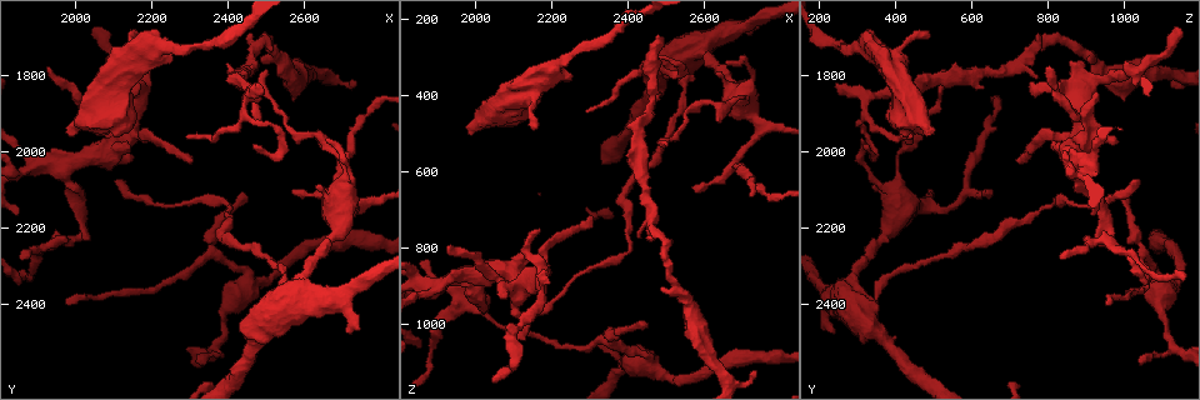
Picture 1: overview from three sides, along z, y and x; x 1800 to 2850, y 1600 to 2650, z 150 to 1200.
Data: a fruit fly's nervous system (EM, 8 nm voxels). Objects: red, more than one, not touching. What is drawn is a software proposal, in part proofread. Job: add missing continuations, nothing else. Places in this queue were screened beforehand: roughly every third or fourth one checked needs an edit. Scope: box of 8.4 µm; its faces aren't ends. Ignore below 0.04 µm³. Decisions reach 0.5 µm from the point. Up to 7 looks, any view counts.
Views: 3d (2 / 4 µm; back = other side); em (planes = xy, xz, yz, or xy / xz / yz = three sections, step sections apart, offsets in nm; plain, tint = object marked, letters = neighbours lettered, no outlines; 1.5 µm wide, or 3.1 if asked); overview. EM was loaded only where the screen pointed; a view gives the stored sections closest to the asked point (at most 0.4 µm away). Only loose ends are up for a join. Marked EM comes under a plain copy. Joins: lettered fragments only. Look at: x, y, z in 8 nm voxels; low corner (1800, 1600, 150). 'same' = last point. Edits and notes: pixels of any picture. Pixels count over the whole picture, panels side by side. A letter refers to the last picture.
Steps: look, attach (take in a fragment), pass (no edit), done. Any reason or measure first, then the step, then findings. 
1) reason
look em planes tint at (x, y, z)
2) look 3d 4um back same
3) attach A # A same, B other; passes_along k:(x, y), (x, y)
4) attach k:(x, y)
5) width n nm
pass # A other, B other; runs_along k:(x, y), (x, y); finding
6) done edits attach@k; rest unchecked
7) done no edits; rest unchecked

tapers out
look em planes letters at (2105, 2070, 1035)

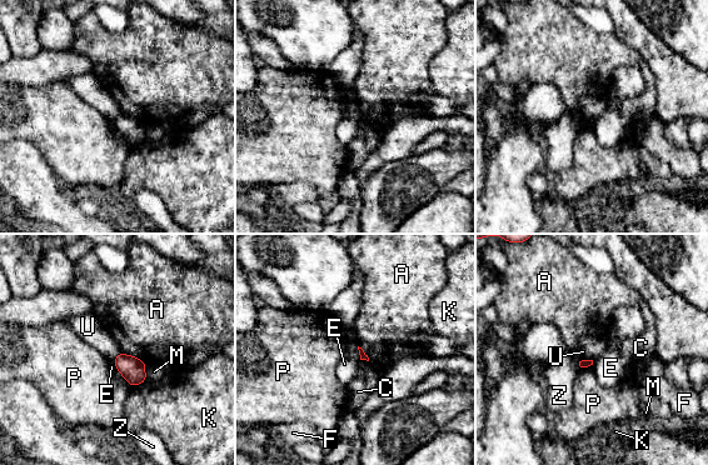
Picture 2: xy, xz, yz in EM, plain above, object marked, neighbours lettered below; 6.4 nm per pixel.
pass # A other, C other, E other, F other, K other, M other, P other, U other, Z other; border 2:(578, 358), (594, 359); none of them fits

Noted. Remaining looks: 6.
stops while still wide
look em planes letters at (1990, 1955, 500)

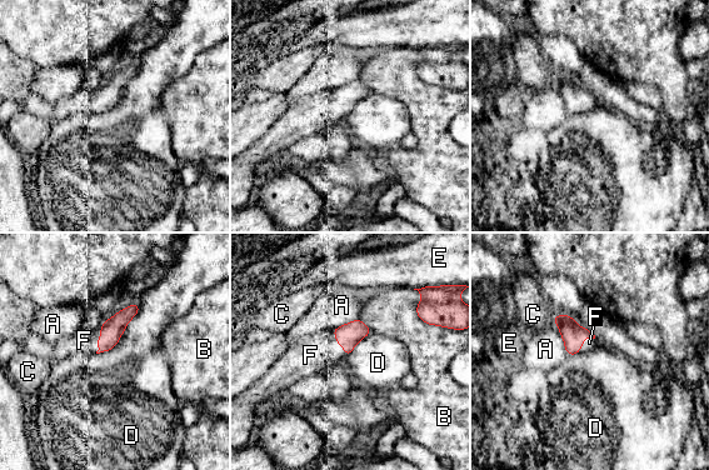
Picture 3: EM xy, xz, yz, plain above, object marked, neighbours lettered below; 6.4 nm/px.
attach F # A other, B other, C other, D other, E other, F same; it goes on there

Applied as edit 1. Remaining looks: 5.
branch stops here
look em planes letters at (1925, 1785, 790)

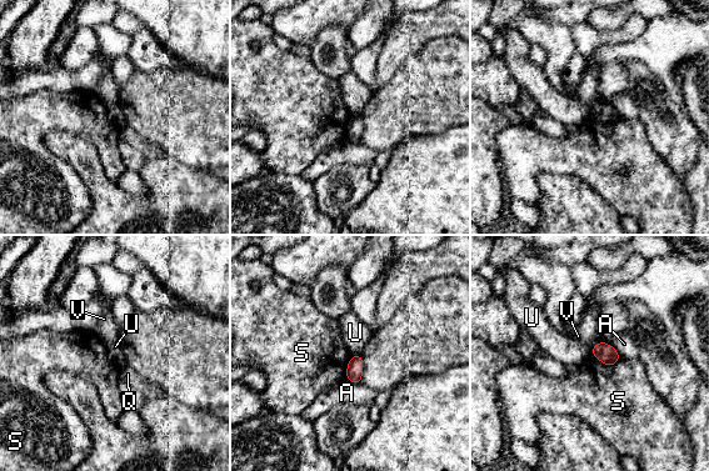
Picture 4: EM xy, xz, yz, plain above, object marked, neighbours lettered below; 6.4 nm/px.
longest_contact S 200 nm
pass # A other, Q other, S other, U other, V other; no lettered fragment goes on from it

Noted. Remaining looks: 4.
done edits attach@3; rest unchecked

